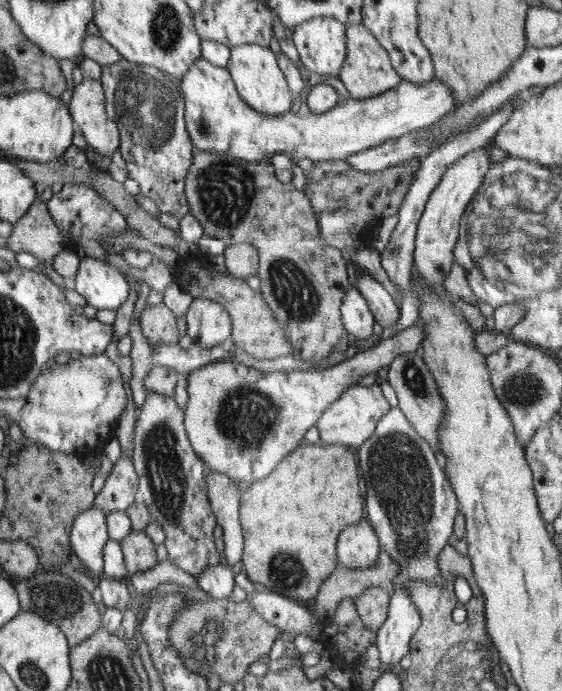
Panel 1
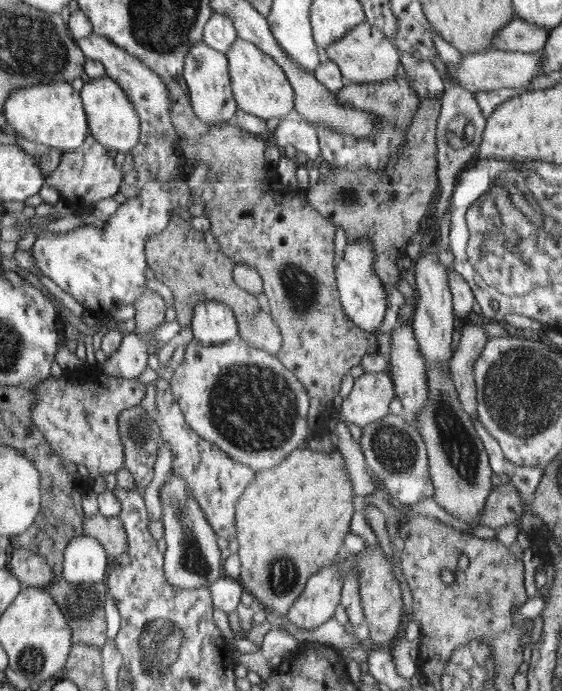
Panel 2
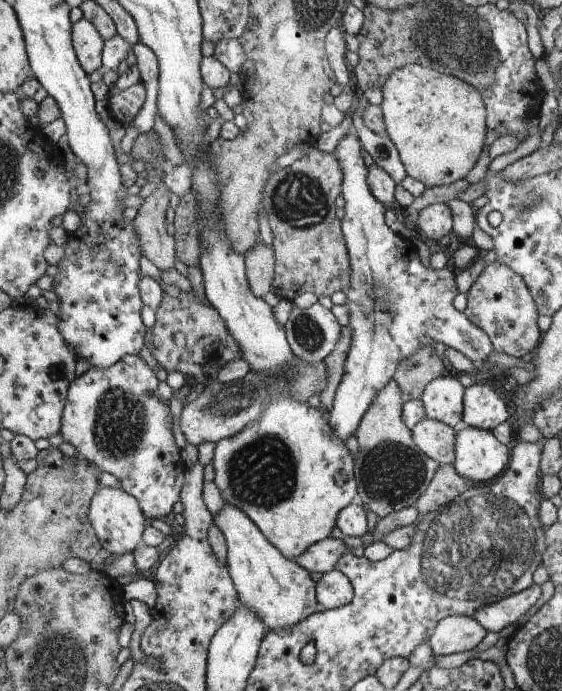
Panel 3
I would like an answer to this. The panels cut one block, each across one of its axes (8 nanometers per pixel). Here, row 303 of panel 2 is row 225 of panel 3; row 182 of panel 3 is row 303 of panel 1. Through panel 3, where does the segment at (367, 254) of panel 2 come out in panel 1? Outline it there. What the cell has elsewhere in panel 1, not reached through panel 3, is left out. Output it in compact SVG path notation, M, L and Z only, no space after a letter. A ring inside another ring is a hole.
M355 287L347 290L343 301L343 324L356 339L367 340L372 336L372 314L370 304L364 295Z

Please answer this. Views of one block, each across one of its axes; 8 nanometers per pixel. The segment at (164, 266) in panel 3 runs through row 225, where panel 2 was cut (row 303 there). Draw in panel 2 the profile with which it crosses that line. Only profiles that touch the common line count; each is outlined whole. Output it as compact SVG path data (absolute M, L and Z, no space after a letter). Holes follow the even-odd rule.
M148 290L134 303L136 309L136 333L149 335L165 322L166 306L161 295L154 290Z

